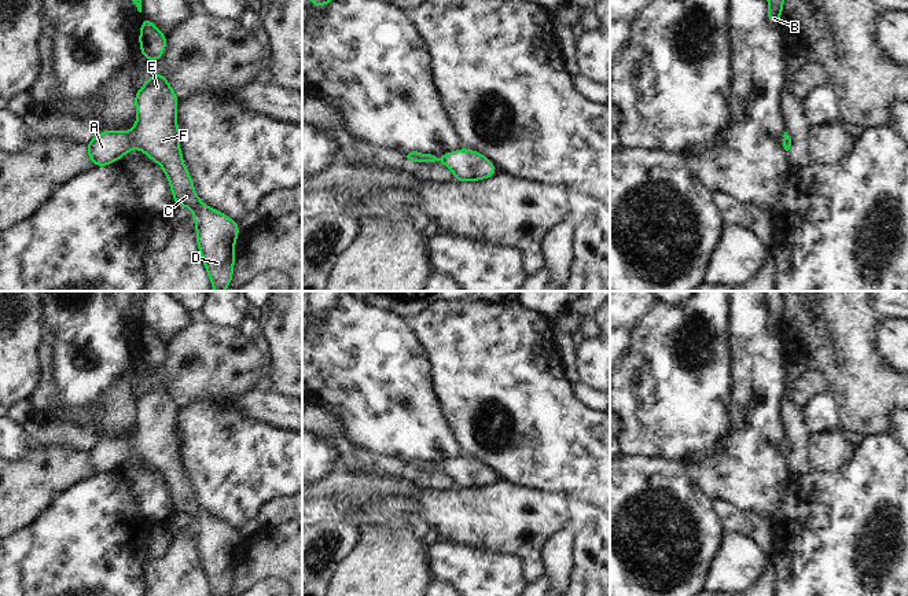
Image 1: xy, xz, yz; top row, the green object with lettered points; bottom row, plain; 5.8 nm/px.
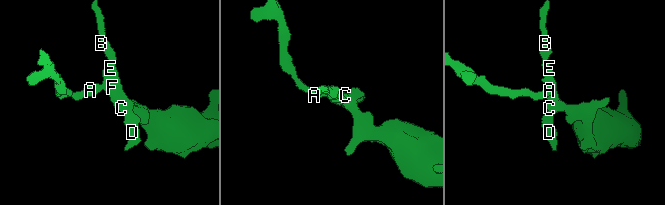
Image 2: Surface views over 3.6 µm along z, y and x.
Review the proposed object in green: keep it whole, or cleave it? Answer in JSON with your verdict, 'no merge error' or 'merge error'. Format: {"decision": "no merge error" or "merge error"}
{"decision": "no merge error"}

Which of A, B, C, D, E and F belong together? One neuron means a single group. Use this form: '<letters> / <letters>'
A B C D E F

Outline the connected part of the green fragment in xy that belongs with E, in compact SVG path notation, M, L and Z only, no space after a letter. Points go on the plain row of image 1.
M157 380L136 398L136 423L137 428L133 438L107 438L95 444L88 452L88 464L95 474L106 474L117 470L126 463L133 455L140 456L148 466L159 471L170 490L174 512L187 514L194 520L196 533L196 551L210 585L213 596L227 596L232 589L235 570L235 547L240 540L238 530L218 518L202 511L194 497L194 490L184 472L180 459L180 439L176 430L179 405L166 389L162 380Z

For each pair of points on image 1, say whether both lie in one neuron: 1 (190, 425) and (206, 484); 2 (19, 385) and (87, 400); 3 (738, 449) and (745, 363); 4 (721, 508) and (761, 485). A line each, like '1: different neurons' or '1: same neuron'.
1: same neuron
2: different neurons
3: same neuron
4: different neurons

